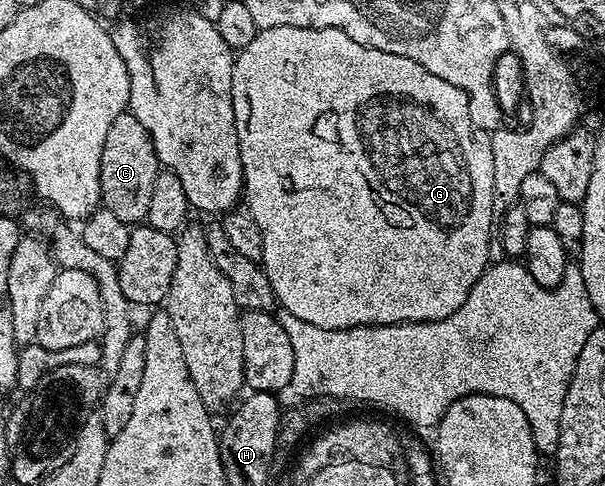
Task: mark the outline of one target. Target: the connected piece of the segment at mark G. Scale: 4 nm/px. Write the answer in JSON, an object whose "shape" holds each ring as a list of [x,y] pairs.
{"shape":[[[272,27],[266,31],[258,30],[251,45],[240,48],[233,60],[231,73],[231,97],[235,109],[235,129],[239,133],[239,153],[241,154],[241,168],[243,169],[243,199],[250,213],[255,217],[255,225],[263,229],[263,257],[261,266],[271,281],[271,289],[275,293],[278,304],[287,313],[299,317],[299,321],[307,321],[307,325],[319,325],[319,329],[351,329],[352,327],[366,327],[367,325],[395,325],[396,323],[430,323],[439,321],[443,317],[451,317],[463,301],[471,293],[475,281],[490,266],[489,243],[495,237],[495,216],[493,214],[493,178],[495,169],[491,162],[490,132],[479,129],[471,121],[467,93],[463,89],[455,89],[448,81],[435,77],[435,73],[427,73],[423,65],[411,61],[411,57],[399,57],[399,53],[383,53],[383,49],[364,47],[359,41],[351,41],[347,33],[339,29],[319,29],[318,27]]]}

